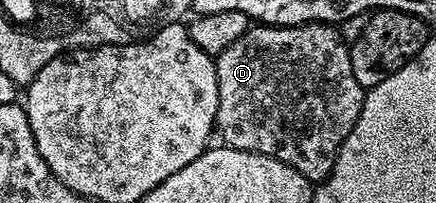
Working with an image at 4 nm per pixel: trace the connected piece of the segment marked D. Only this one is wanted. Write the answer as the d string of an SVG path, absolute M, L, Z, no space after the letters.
M299 24L295 28L281 28L278 26L251 26L248 27L245 34L241 34L241 38L237 38L237 42L233 42L233 46L229 46L229 50L225 50L219 56L214 57L215 69L217 70L217 86L219 87L219 105L217 106L217 114L215 115L215 123L217 125L218 135L223 135L222 143L228 148L236 148L242 152L256 152L262 156L273 158L277 162L285 162L285 166L289 166L293 170L297 170L307 180L312 182L322 182L327 179L327 176L333 170L335 159L339 153L340 146L345 142L347 135L353 130L353 126L357 122L357 118L361 114L361 106L363 105L363 98L365 90L357 82L357 78L353 78L353 62L351 61L351 50L349 44L343 40L339 33L338 27L330 24Z

